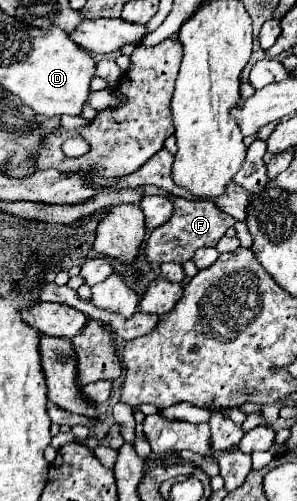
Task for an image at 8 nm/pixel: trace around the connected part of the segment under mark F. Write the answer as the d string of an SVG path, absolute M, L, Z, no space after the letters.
M169 196L175 210L172 217L163 225L157 227L147 239L147 262L157 263L161 265L166 262L179 263L187 262L193 258L197 248L203 246L215 246L219 242L219 238L225 236L225 230L229 226L235 224L235 218L231 218L229 214L223 214L223 210L219 210L219 206L211 200L203 202L203 200L187 200L187 198L179 198L179 196Z

